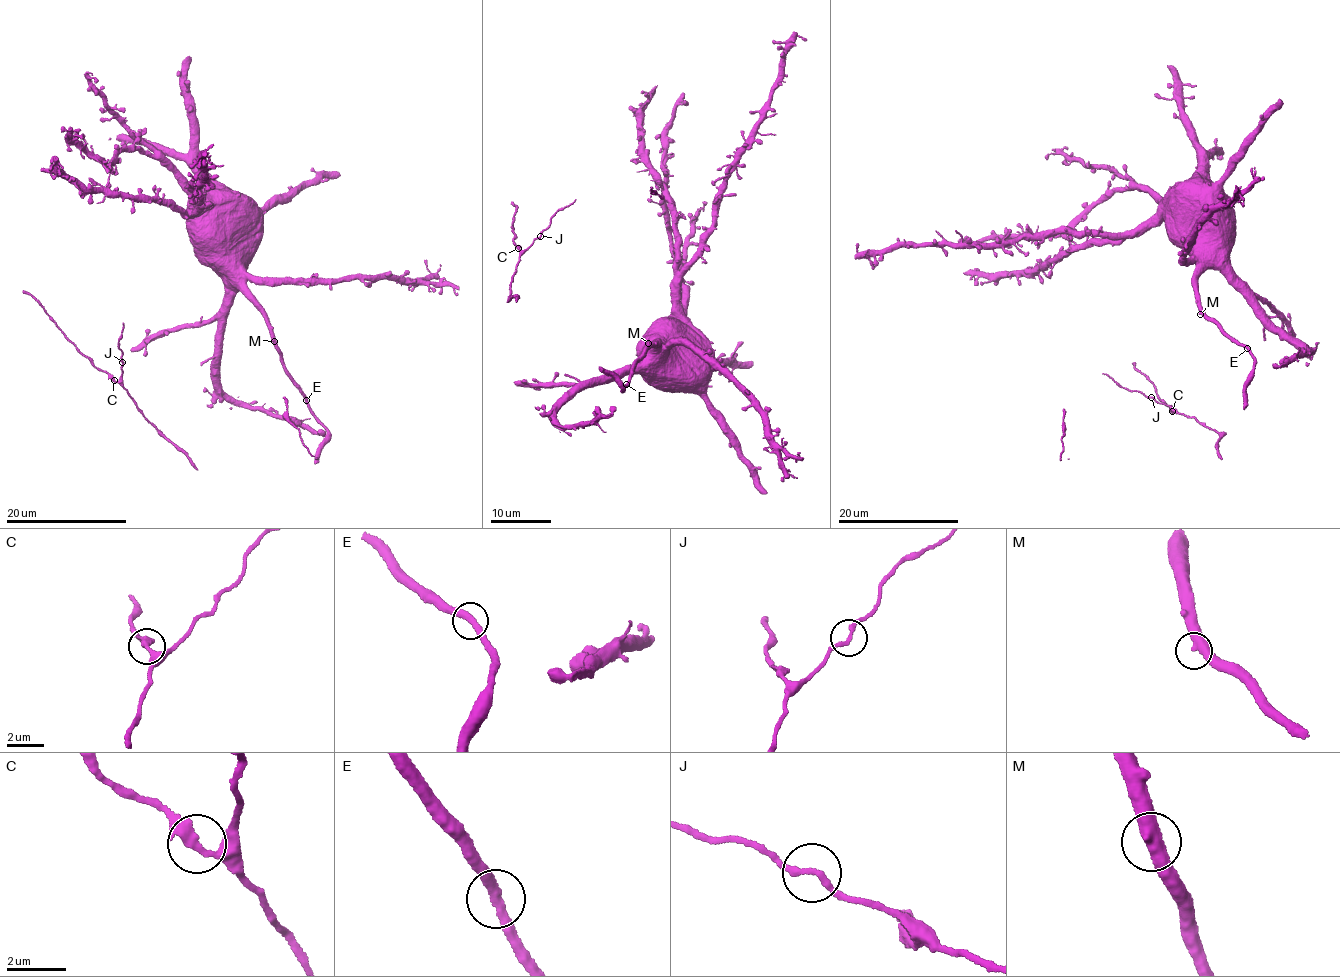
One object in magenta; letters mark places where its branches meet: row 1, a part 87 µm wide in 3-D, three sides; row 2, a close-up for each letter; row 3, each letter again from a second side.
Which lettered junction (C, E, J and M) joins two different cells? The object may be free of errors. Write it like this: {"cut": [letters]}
{"cut": []}

